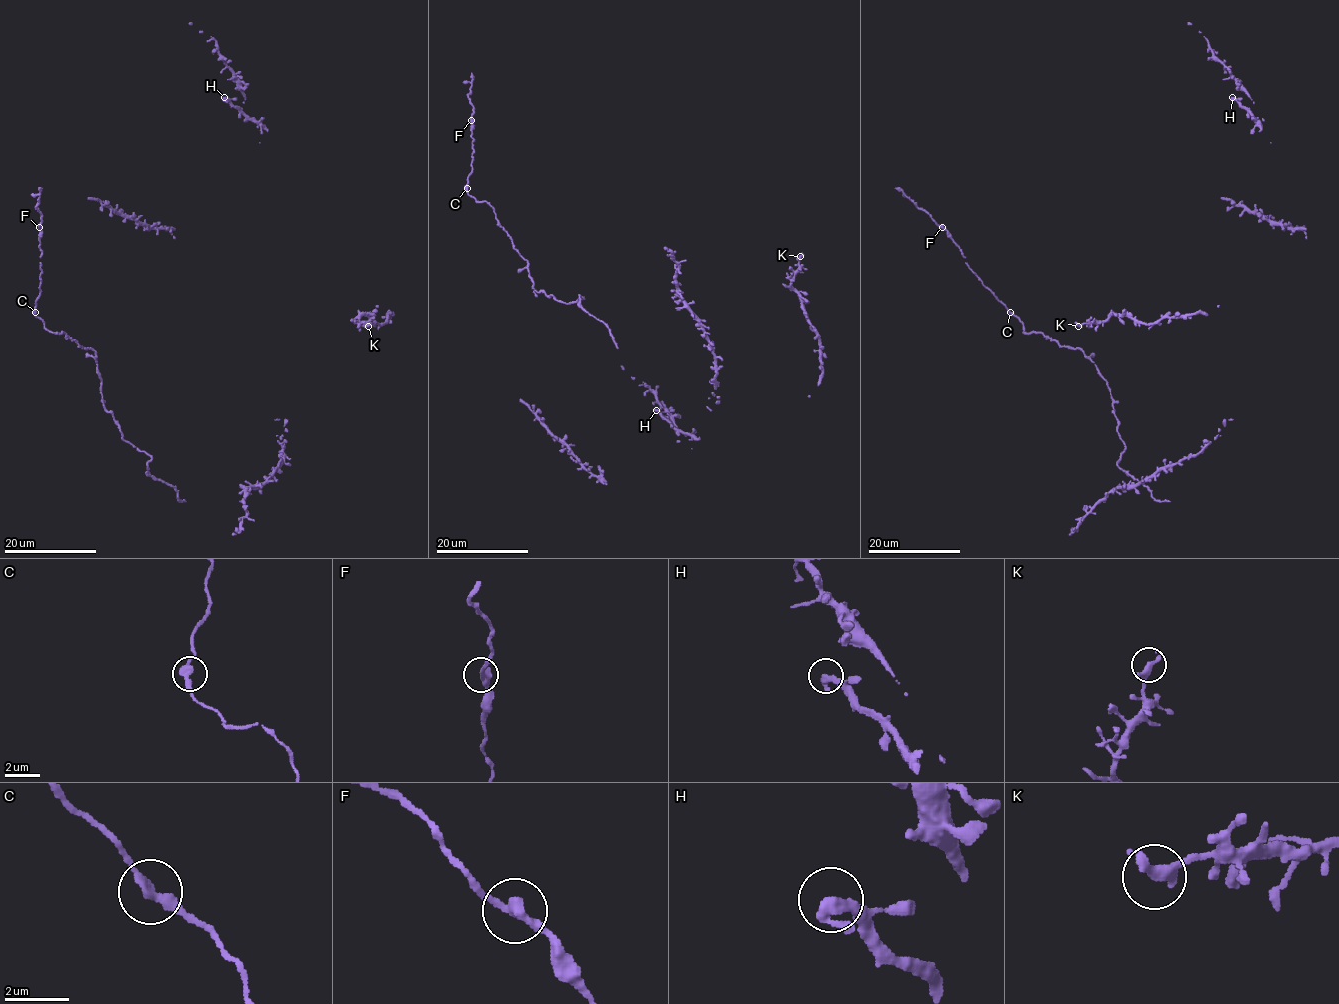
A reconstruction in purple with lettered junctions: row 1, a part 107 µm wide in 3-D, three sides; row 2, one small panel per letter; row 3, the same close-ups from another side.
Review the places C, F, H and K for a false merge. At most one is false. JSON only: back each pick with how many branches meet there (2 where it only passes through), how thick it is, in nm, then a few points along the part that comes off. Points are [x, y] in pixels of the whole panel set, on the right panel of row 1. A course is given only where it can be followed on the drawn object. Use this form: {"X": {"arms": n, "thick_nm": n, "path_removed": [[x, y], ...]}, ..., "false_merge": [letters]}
{"false_merge": []}

